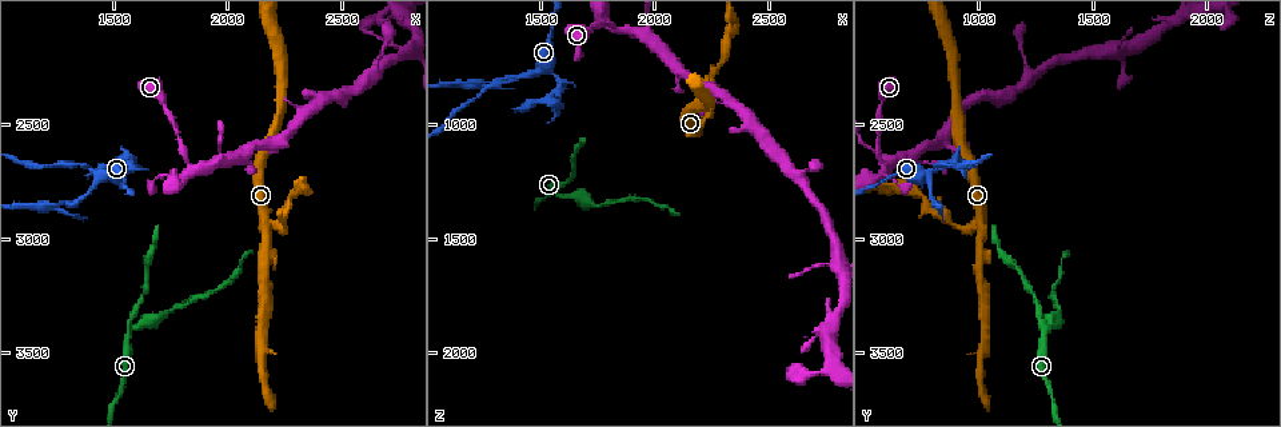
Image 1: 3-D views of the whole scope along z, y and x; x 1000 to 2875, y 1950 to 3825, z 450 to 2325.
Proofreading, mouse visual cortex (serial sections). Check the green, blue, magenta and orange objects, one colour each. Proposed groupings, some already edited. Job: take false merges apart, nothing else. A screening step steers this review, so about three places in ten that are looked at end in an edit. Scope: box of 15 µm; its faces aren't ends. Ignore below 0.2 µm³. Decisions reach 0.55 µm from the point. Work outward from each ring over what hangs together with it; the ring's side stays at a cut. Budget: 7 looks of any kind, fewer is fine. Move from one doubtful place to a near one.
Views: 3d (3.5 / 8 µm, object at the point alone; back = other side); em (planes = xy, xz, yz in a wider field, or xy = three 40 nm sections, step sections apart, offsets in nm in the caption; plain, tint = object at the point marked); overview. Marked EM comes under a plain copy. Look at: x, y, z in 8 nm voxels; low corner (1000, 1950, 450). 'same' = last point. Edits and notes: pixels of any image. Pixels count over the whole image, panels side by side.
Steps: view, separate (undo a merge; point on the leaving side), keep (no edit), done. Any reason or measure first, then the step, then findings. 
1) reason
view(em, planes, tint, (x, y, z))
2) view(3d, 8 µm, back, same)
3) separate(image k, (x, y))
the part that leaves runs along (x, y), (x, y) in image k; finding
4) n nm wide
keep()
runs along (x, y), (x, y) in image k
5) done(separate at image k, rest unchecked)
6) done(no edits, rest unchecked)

view(3d, 3.5 µm, (1380, 2680, 800))

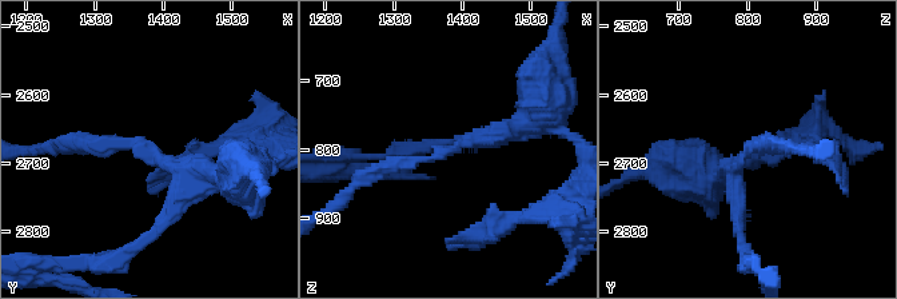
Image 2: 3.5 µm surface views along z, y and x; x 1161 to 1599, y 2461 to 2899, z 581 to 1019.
arms of 200, 250 nm; need the tissue
view(em, xy, step 3, tint, (1385, 2680, 805))

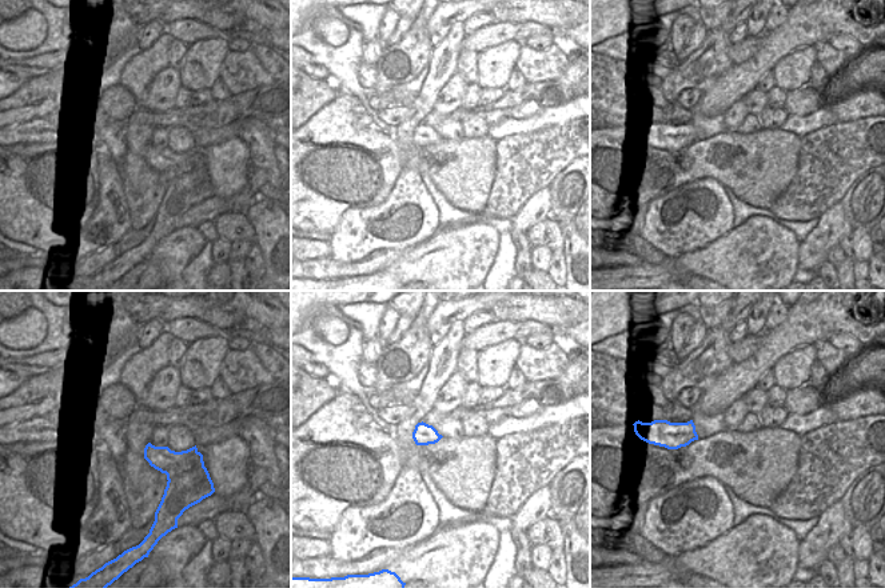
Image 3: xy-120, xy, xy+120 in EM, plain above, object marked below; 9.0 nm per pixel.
separate(image 2, (162, 222))
the part that leaves runs along (195, 182), (122, 259), (100, 263) in image 2; a second cell is stuck on

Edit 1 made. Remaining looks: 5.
redraw
view(overview)

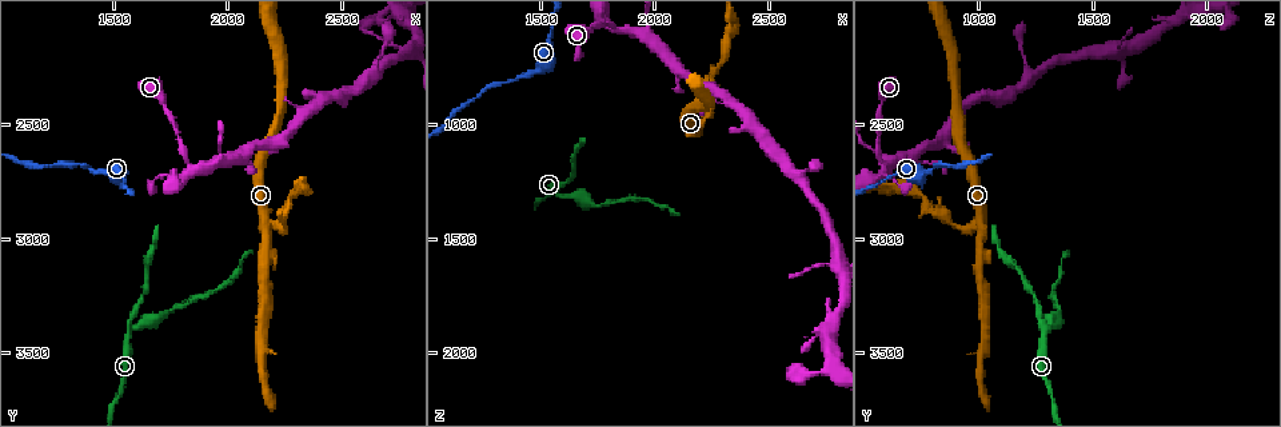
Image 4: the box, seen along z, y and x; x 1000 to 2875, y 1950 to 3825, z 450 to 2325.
a narrow waist
view(3d, 3.5 µm, (1600, 3400, 1320))

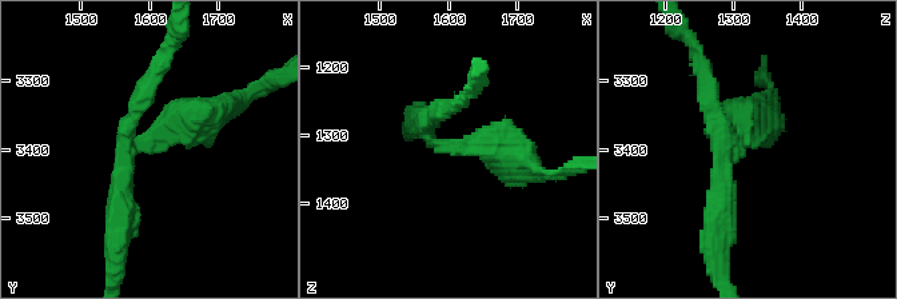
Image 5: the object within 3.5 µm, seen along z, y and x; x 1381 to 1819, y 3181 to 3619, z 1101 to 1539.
need the tissue
view(em, planes, tint, (1590, 3390, 1315))

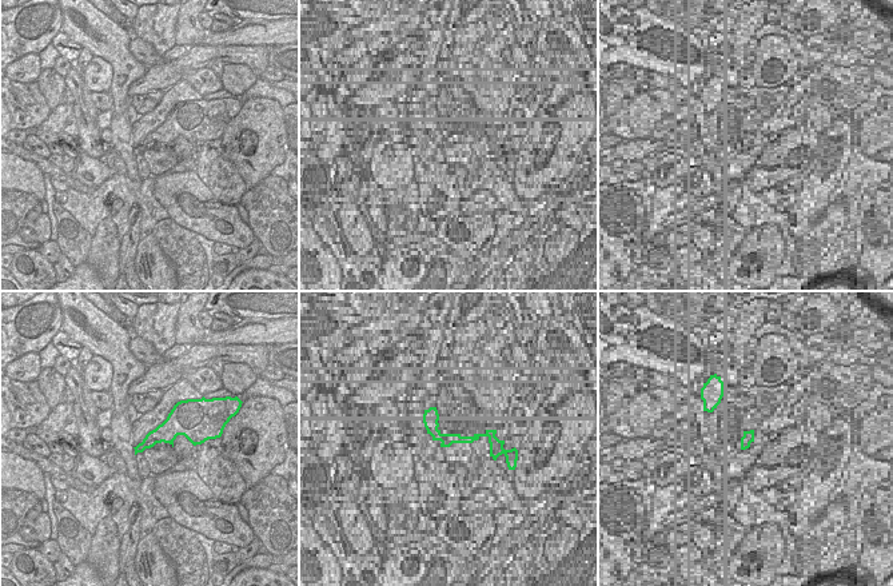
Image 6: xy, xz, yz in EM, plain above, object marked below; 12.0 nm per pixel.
separate(image 5, (756, 142))
the part that leaves runs along (742, 136), (742, 115), (773, 95) in image 5; a second cell is stuck on

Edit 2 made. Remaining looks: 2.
done(separate at image 2, separate at image 5, rest unchecked)

